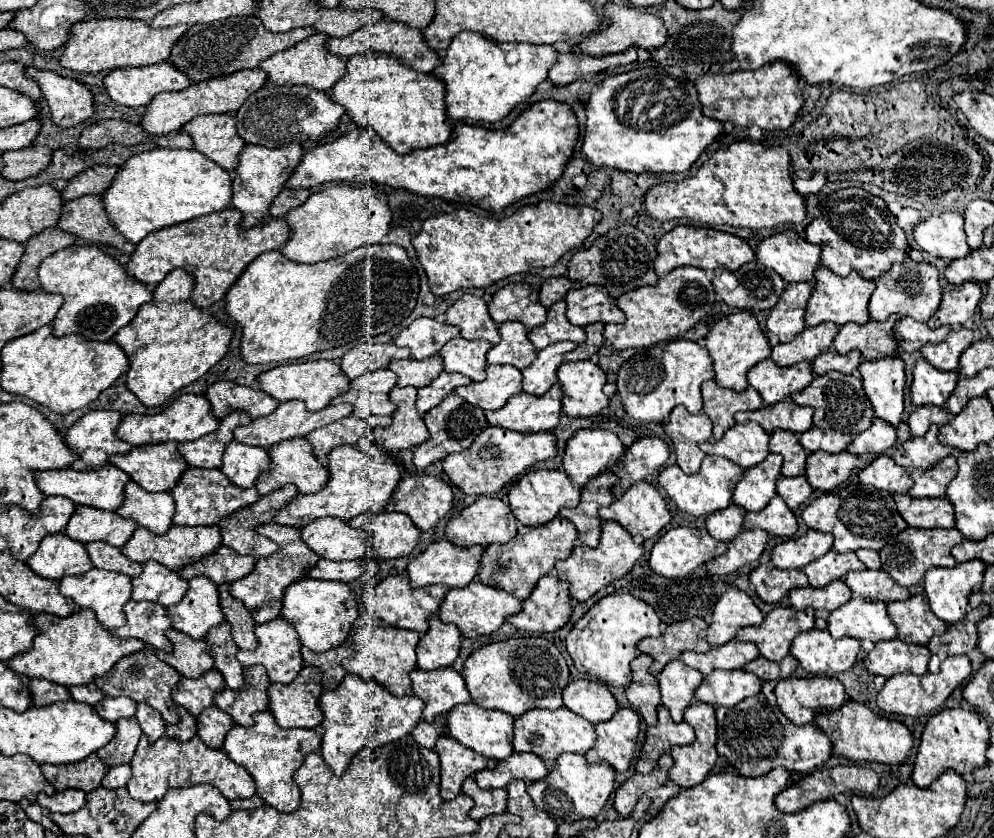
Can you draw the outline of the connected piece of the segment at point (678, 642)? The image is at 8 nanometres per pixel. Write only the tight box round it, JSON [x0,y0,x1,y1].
[638,618,710,674]

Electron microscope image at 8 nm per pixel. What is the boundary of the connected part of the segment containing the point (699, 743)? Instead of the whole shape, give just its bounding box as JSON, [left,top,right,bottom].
[670,702,718,788]

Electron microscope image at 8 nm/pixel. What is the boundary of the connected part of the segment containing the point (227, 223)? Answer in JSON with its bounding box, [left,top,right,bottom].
[126,208,290,308]

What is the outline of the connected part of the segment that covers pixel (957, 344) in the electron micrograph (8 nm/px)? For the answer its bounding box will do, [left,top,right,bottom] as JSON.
[920,330,974,372]

